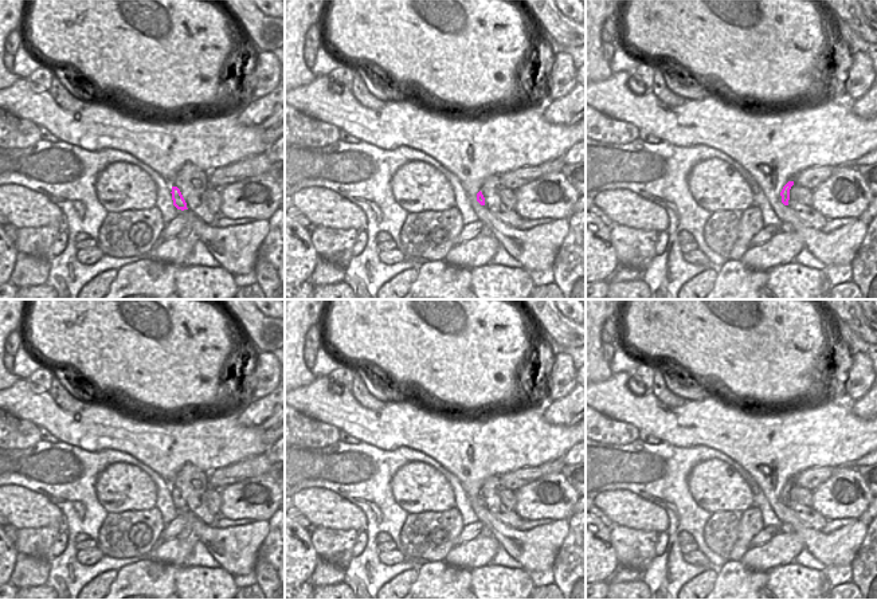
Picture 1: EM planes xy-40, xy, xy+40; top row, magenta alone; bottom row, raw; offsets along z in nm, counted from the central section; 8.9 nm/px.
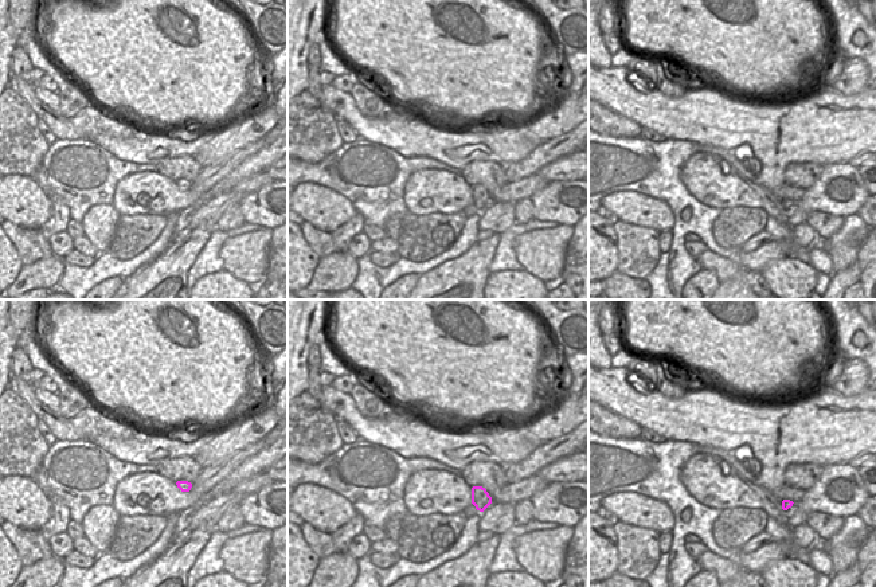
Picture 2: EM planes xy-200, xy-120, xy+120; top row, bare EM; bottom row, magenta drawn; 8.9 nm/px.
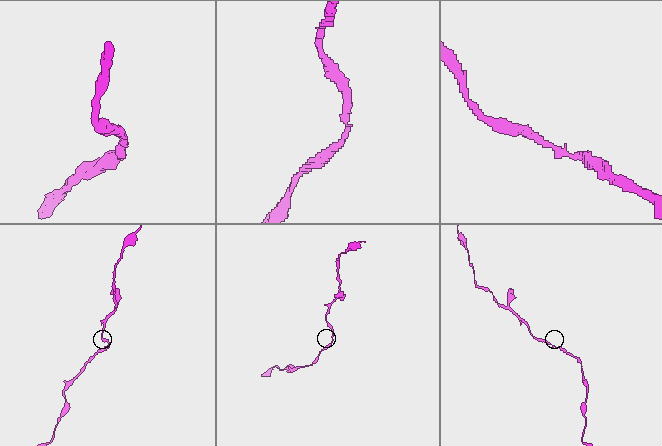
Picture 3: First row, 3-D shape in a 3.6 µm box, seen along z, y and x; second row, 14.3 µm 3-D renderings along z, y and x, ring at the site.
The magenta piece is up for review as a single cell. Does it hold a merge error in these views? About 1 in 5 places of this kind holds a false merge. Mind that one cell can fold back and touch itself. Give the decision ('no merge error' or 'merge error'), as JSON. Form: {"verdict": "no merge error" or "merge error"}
{"verdict": "no merge error"}

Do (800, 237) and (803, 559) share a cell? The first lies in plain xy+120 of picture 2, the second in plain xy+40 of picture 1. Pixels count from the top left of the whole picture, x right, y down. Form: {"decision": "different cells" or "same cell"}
{"decision": "different cells"}

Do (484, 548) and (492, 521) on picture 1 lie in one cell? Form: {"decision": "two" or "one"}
{"decision": "two"}

